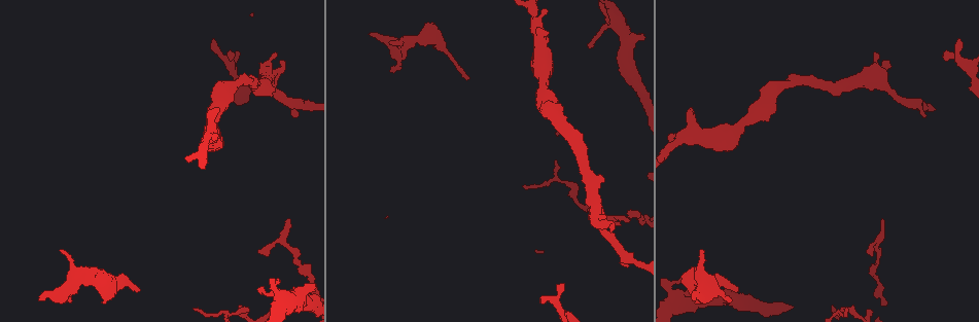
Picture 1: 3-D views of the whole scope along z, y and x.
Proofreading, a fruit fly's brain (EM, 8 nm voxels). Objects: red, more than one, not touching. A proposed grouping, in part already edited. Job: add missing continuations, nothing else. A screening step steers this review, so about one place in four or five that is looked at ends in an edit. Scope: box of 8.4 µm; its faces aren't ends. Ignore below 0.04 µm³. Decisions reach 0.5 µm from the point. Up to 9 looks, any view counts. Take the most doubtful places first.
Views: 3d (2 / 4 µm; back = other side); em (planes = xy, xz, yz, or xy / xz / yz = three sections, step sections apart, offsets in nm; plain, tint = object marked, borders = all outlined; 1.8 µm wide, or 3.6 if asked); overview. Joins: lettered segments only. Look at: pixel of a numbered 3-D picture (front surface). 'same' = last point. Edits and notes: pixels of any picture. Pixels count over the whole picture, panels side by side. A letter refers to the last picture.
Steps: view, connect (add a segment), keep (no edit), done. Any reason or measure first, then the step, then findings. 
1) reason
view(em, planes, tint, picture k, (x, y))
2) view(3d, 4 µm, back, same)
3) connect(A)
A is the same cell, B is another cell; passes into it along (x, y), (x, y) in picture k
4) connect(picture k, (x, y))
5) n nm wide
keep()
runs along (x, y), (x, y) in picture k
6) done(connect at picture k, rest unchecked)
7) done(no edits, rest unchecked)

thick end
view(em, planes, borders, picture 1, (217, 108))

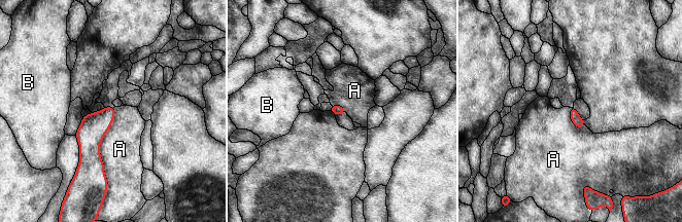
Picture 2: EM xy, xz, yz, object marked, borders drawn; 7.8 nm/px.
A touches over 600 nm
keep()
A and B are other cells; border along (114, 107), (100, 143), (106, 181) in picture 2; none of them fits

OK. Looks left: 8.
free end
view(3d, 2 µm, back, picture 1, (370, 32))

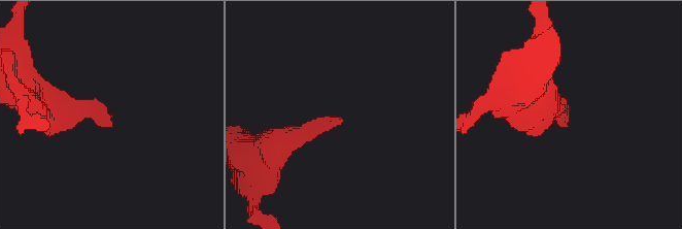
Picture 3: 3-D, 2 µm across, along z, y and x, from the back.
need the tissue
view(em, planes, tint, picture 3, (564, 127))

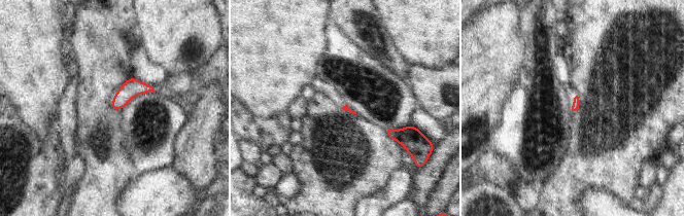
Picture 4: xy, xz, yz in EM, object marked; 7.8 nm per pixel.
view(em, planes, borders, same)

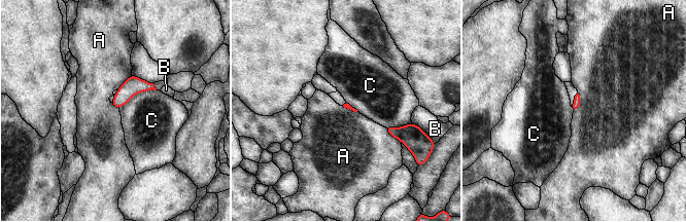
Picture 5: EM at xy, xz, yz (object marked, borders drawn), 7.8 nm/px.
keep()
A, B and C are other cells; border along (384, 127), (401, 142) in picture 5; no lettered segment goes on from it

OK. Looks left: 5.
an open end
view(em, planes, tint, picture 1, (274, 53))

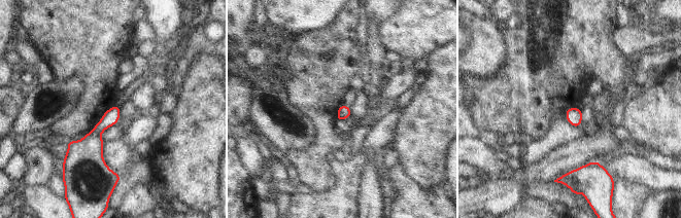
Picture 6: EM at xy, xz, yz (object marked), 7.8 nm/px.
what lies round it
view(em, planes, borders, same)

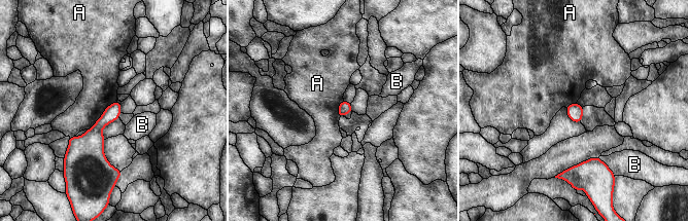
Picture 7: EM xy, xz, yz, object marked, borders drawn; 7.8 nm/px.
keep()
A and B are other cells; border along (116, 101), (112, 102), (88, 130) in picture 7; no lettered segment goes on from it

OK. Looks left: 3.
an open end
view(em, planes, plain, picture 1, (607, 24))

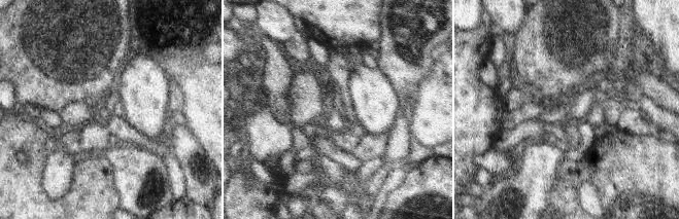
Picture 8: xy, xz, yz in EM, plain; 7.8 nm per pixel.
what lies round it
view(em, planes, borders, same)

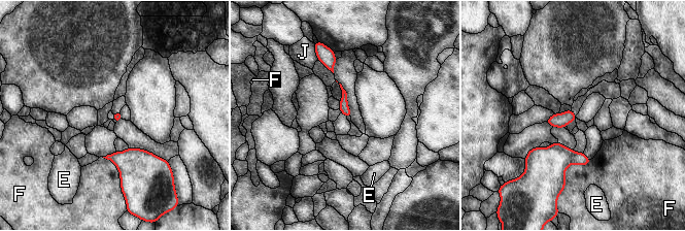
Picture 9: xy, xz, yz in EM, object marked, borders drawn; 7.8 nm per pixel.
keep()
E, F and J are other cells; border along (591, 159), (568, 167), (564, 187) in picture 9; no lettered segment goes on from it

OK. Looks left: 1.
done(no edits, rest unchecked)

